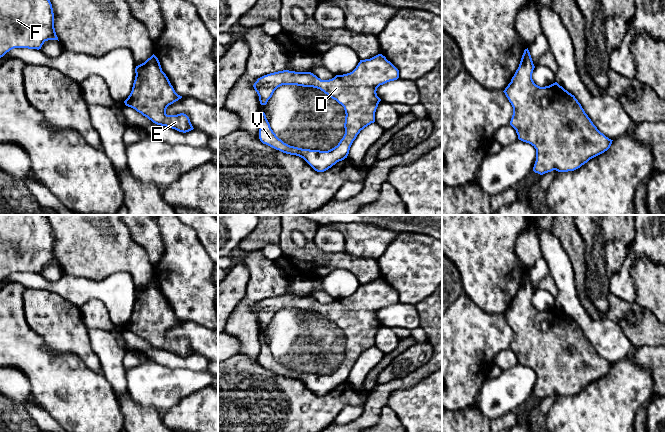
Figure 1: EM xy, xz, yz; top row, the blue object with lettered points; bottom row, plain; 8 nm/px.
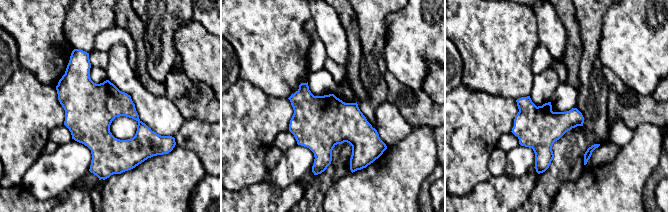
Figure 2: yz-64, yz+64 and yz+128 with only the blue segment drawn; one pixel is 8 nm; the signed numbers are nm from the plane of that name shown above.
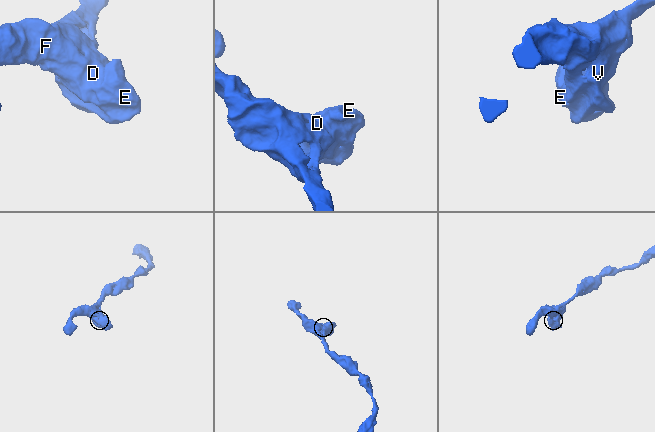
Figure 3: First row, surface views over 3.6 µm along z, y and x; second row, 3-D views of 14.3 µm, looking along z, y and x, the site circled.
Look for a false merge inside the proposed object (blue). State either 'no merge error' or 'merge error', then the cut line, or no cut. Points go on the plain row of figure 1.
no merge error | no cut

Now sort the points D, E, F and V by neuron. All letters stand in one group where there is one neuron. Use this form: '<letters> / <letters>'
D E F V

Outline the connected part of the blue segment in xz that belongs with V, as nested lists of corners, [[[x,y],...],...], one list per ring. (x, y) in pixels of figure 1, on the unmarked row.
[[[382,278],[360,284],[352,296],[336,299],[329,304],[321,304],[311,296],[289,294],[264,299],[253,309],[261,329],[266,329],[274,315],[282,309],[320,313],[344,331],[345,358],[338,369],[328,375],[290,370],[276,360],[263,336],[259,339],[259,363],[276,374],[303,382],[315,395],[324,396],[347,382],[360,355],[375,346],[375,336],[381,325],[376,317],[377,312],[398,302],[399,294]]]

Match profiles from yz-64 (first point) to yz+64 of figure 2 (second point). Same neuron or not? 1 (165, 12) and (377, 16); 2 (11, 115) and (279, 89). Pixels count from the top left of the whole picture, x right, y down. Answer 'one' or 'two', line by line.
1: one
2: two

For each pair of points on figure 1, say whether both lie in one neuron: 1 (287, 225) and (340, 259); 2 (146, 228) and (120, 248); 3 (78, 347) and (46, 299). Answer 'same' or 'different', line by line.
1: same
2: different
3: same

